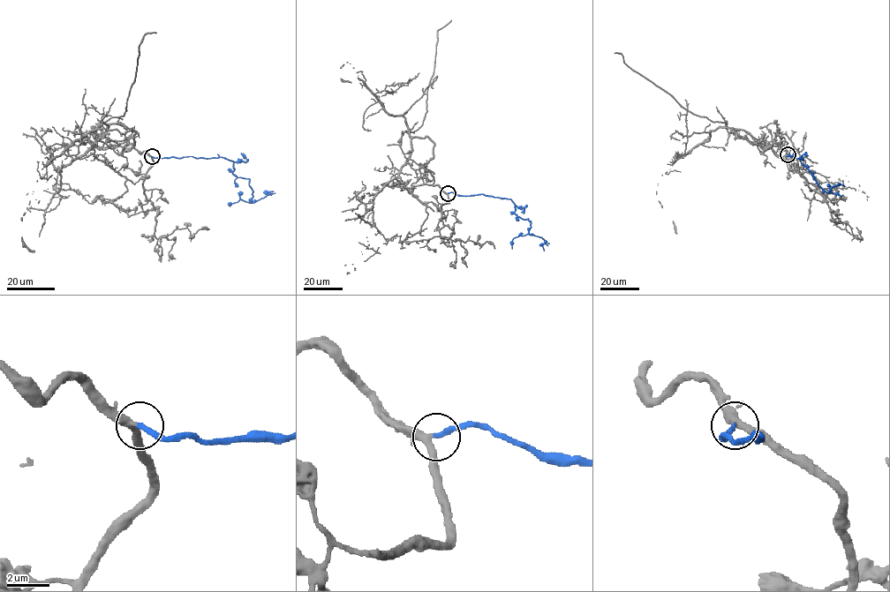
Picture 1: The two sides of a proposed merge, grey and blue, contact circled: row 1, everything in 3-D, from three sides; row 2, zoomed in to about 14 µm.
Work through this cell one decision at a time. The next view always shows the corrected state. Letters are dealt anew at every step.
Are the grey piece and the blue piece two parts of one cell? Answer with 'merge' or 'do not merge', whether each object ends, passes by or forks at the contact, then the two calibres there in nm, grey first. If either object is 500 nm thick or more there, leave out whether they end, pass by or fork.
merge | grey passes by | blue ends | 340/240 nm

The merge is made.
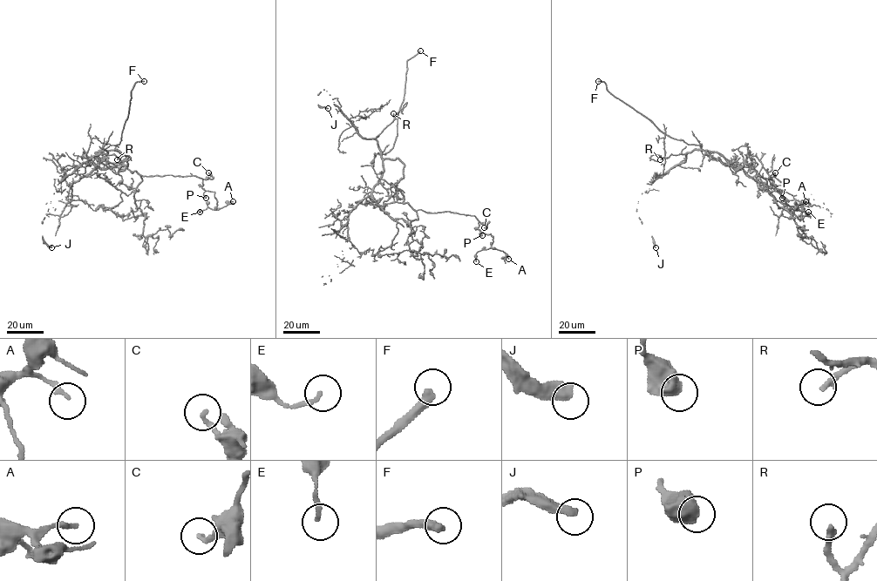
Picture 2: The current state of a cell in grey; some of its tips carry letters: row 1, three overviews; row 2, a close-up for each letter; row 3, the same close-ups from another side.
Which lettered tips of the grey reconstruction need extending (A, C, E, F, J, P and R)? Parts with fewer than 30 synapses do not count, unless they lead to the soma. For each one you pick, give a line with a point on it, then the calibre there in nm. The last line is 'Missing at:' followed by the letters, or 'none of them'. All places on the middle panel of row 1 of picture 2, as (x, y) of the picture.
F: at (420, 50); 320 nm thick
J: at (328, 108); 420 nm thick
R: at (393, 113); 240 nm thick
Missing at: F, J, R

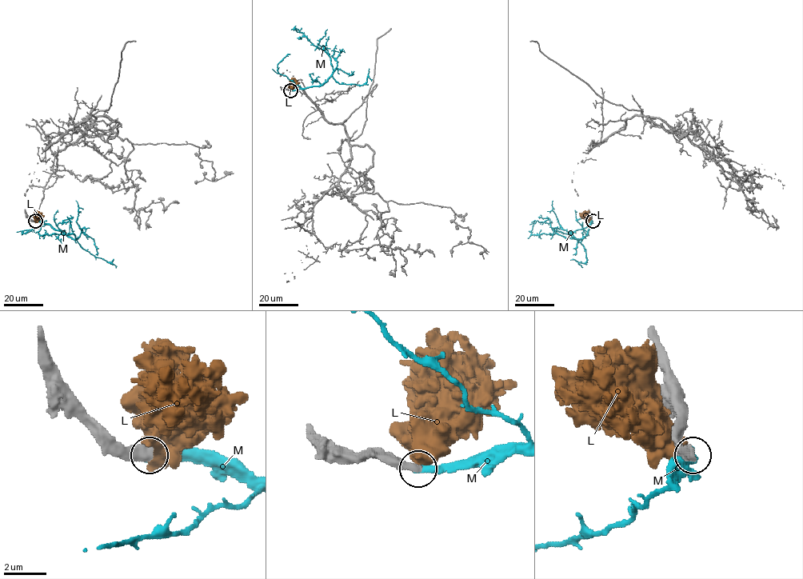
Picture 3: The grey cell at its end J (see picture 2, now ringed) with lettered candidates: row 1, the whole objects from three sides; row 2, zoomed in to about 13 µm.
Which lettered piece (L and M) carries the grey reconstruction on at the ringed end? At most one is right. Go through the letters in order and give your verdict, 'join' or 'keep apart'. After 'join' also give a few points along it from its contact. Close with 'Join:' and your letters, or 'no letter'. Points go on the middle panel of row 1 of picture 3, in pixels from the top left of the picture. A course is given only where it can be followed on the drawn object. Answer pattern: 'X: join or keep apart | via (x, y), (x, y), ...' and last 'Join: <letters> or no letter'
L: keep apart
M: join | via (290, 90), (321, 85), (333, 73), (329, 55), (294, 29), (297, 32), (301, 28)
Join: M

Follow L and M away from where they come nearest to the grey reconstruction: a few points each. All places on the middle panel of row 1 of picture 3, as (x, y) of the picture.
L: (290, 89), (293, 77)
M: (290, 90), (321, 85), (333, 73), (329, 55), (294, 29), (297, 32), (301, 28)

